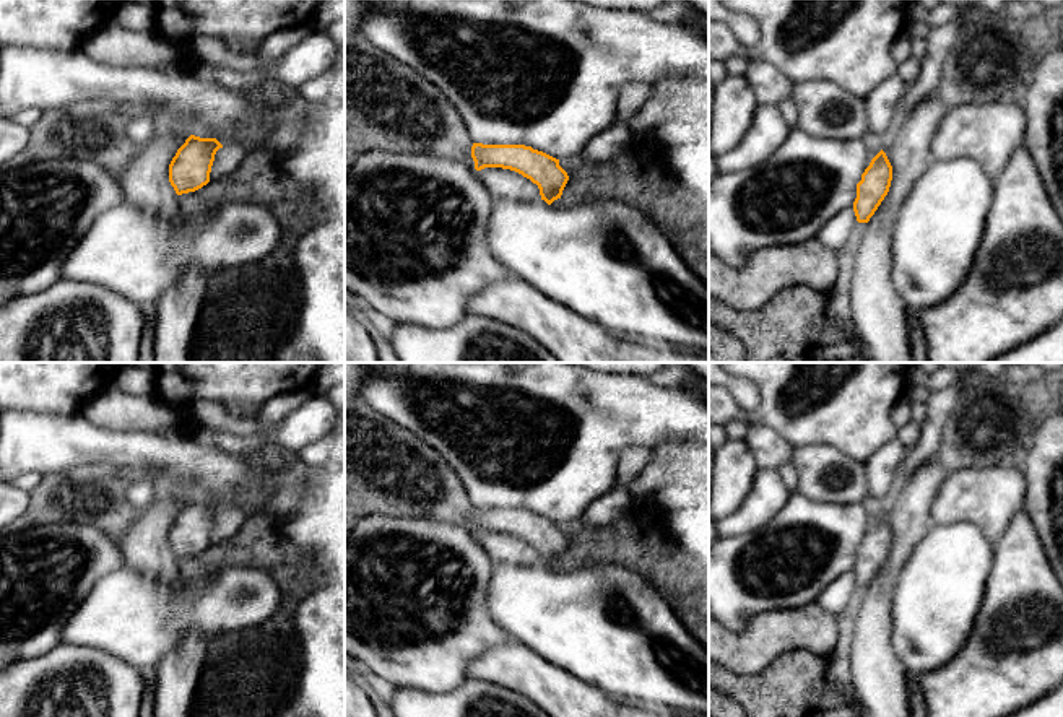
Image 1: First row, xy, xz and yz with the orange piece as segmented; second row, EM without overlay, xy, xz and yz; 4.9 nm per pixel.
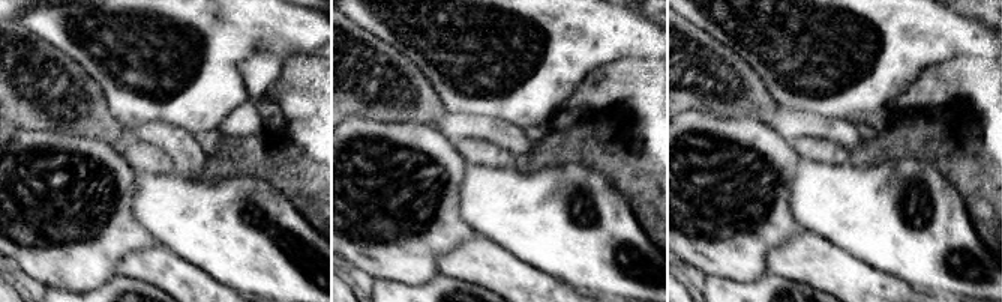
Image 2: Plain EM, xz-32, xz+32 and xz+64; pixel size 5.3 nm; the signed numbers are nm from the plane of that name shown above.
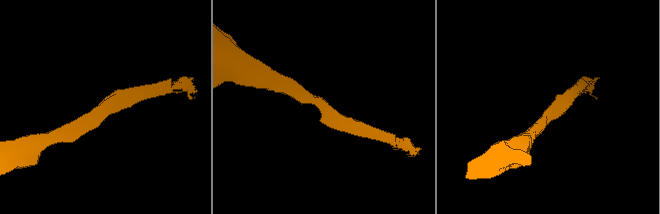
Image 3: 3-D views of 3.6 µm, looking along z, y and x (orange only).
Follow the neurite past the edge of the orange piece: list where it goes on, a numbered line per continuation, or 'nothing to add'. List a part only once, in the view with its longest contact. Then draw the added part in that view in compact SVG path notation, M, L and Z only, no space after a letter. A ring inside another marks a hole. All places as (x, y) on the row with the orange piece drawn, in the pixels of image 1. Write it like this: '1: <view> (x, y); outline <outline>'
nothing to add

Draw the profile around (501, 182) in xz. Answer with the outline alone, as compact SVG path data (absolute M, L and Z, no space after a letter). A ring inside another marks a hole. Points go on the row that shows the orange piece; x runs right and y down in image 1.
M484 167L478 171L478 176L492 198L518 202L533 202L541 198L538 185L515 171Z

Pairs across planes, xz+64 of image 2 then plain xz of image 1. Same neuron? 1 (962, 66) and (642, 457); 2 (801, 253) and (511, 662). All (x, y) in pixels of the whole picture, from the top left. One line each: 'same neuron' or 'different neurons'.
1: different neurons
2: same neuron

